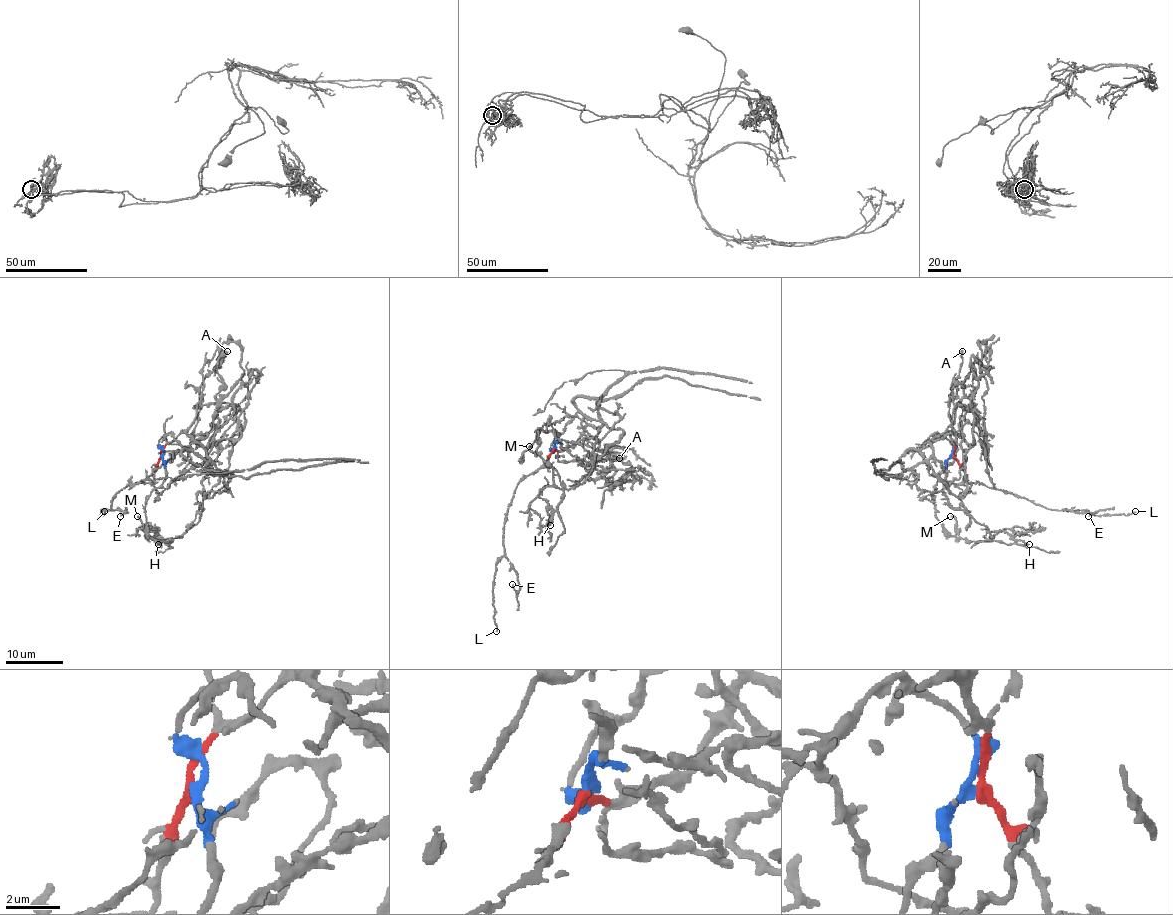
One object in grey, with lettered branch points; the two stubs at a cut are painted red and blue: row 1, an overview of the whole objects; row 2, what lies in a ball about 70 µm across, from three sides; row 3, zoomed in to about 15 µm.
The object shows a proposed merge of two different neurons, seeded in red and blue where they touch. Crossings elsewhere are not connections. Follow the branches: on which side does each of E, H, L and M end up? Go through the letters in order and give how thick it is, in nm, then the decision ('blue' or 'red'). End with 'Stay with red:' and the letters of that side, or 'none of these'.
E: 180 nm | red
H: 260 nm | blue
L: 170 nm | red
M: 200 nm | blue
Stay with red: E, L

